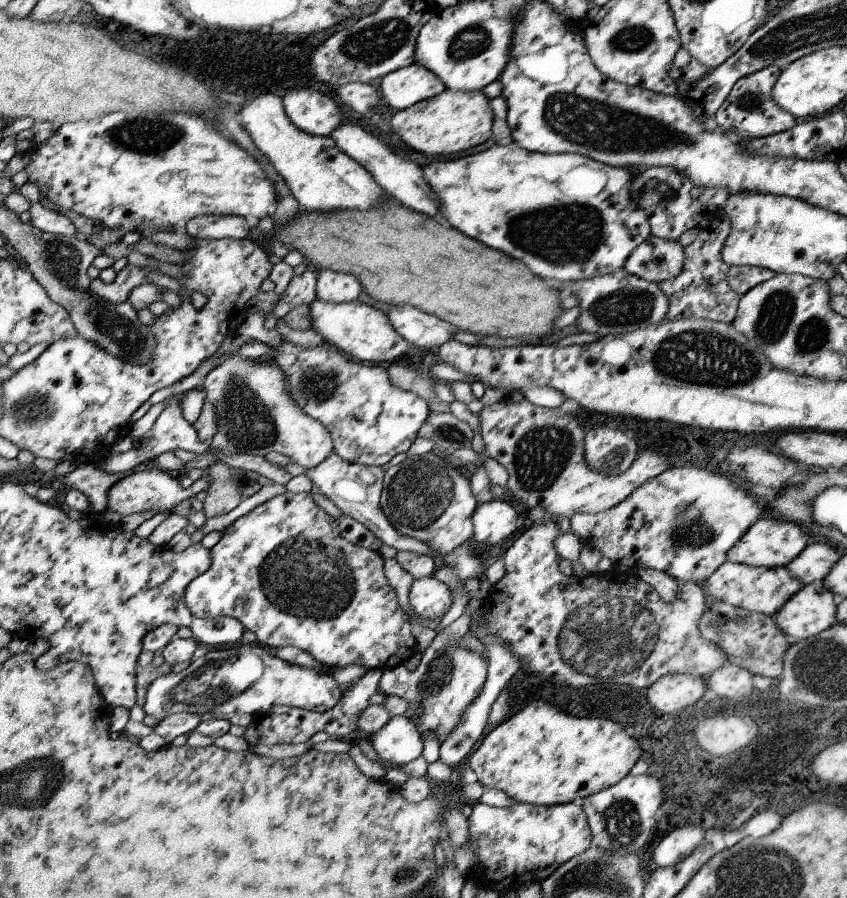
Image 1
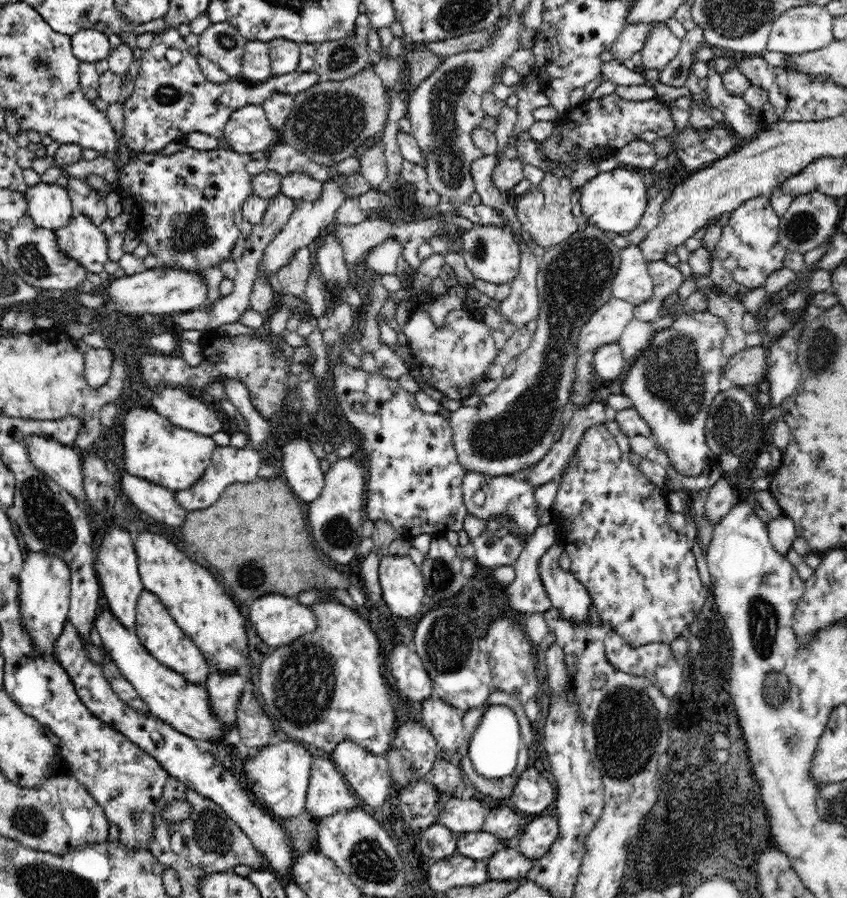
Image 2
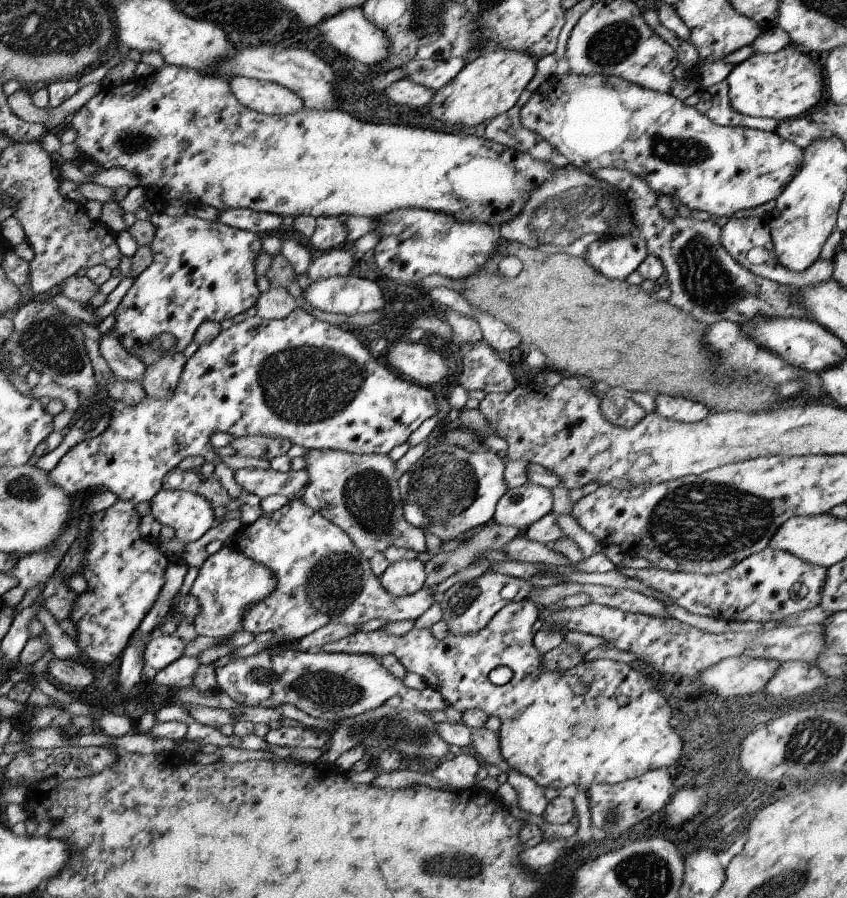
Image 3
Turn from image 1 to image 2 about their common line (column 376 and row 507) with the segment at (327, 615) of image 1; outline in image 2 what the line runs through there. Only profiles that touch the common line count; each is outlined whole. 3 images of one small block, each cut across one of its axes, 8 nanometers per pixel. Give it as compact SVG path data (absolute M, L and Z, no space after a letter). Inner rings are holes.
M596 424L586 430L558 484L560 490L552 506L552 522L558 528L560 520L564 530L558 532L560 536L556 536L556 544L568 552L574 578L586 586L588 594L592 594L592 608L598 620L632 648L644 644L672 644L680 638L700 614L710 592L698 576L696 558L686 534L674 532L666 522L666 514L670 512L668 498L634 466L628 454L620 452L616 438L606 424Z

